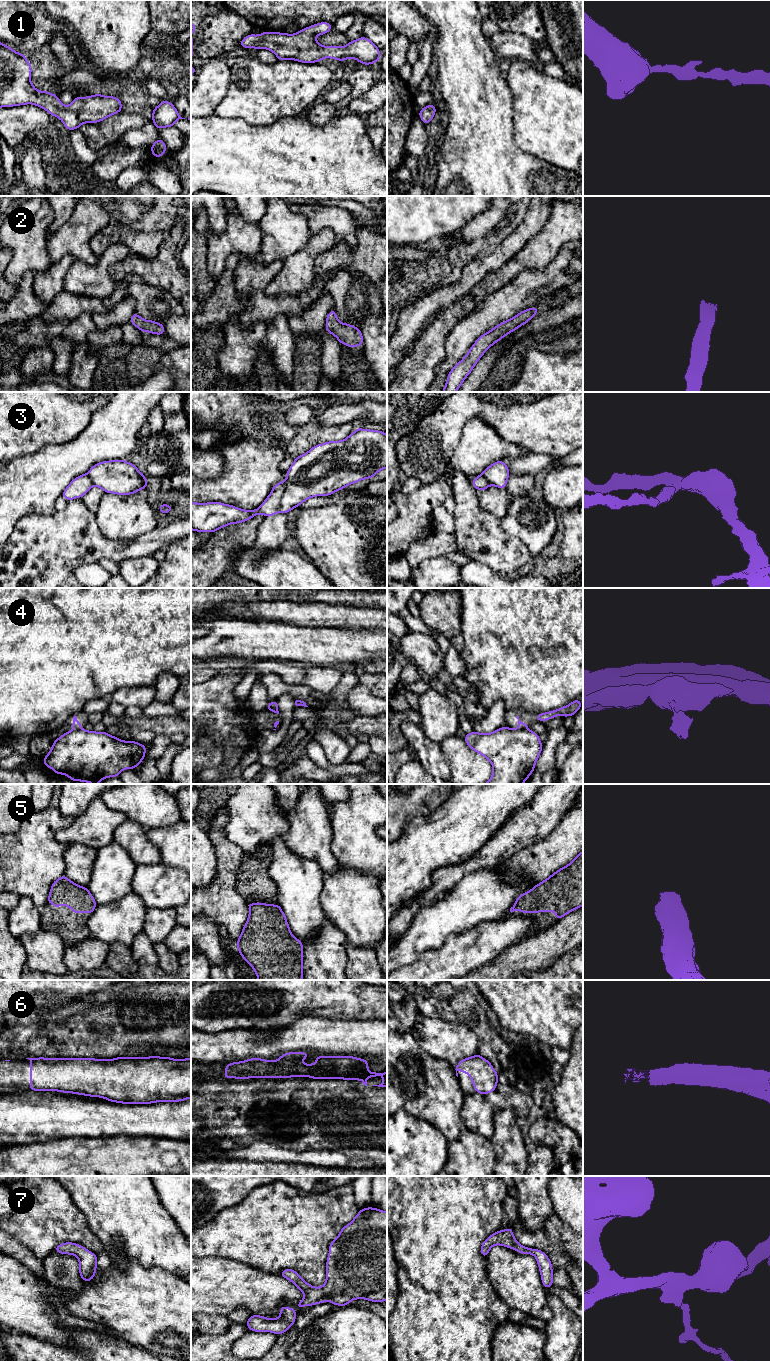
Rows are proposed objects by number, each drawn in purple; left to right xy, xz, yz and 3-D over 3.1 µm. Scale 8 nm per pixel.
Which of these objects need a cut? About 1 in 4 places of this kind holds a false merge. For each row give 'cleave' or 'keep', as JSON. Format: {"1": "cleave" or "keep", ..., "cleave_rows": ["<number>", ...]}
{"1": "keep", "2": "keep", "3": "cleave", "4": "cleave", "5": "keep", "6": "keep", "7": "keep", "cleave_rows": ["3", "4"]}

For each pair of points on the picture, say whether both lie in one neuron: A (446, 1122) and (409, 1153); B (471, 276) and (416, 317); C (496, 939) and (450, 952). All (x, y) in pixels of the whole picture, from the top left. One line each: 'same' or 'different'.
A: different
B: same
C: same

